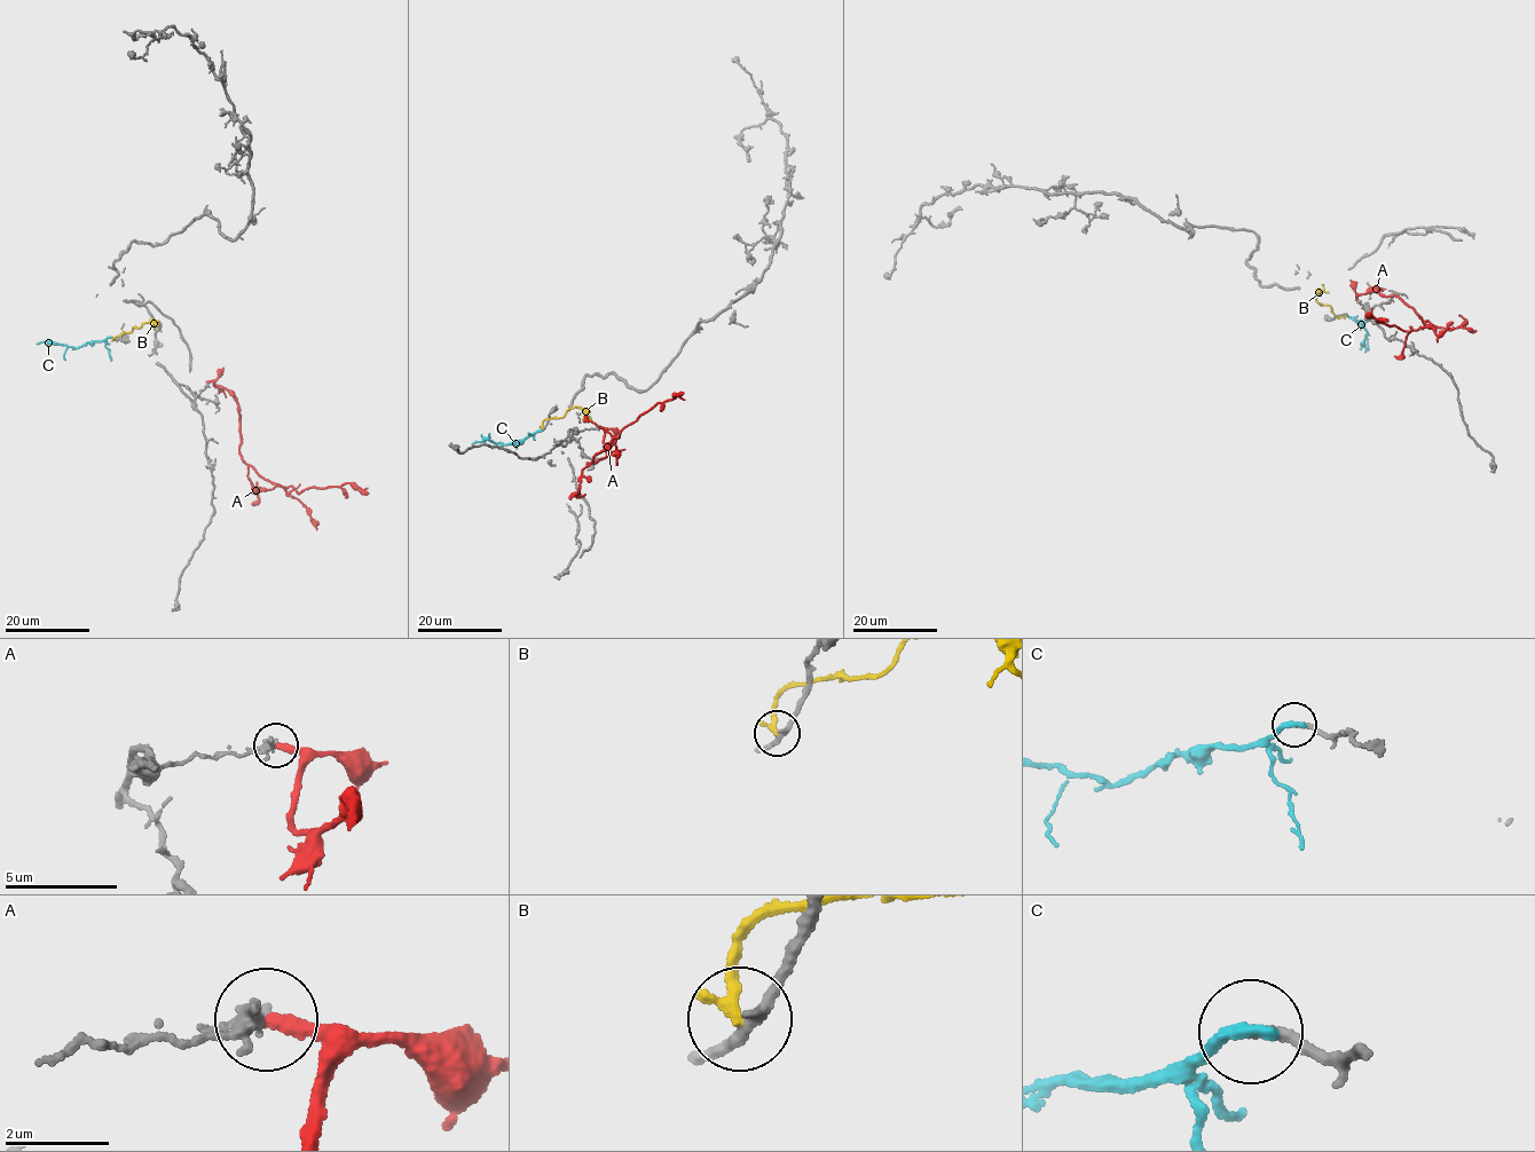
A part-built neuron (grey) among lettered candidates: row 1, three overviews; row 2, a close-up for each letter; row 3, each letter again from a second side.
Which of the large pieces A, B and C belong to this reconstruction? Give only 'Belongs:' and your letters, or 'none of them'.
Belongs: none of them

